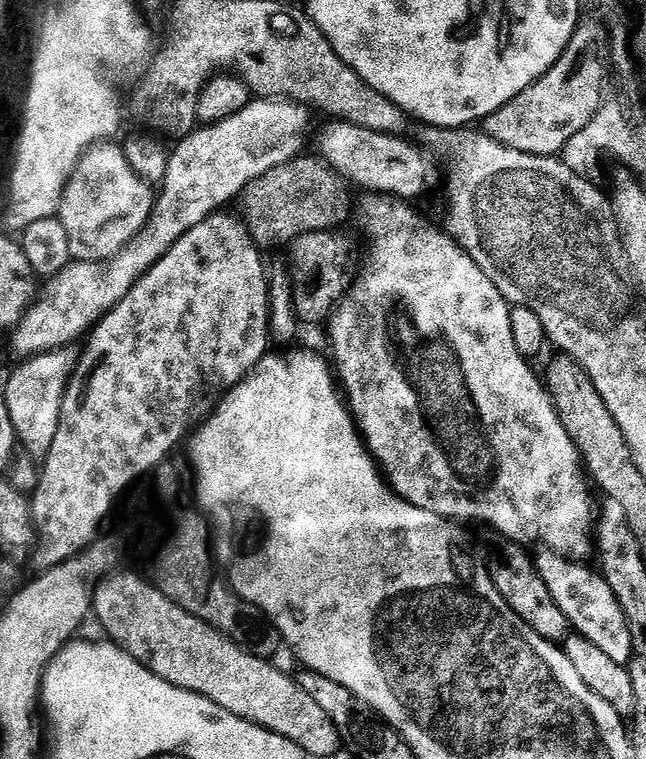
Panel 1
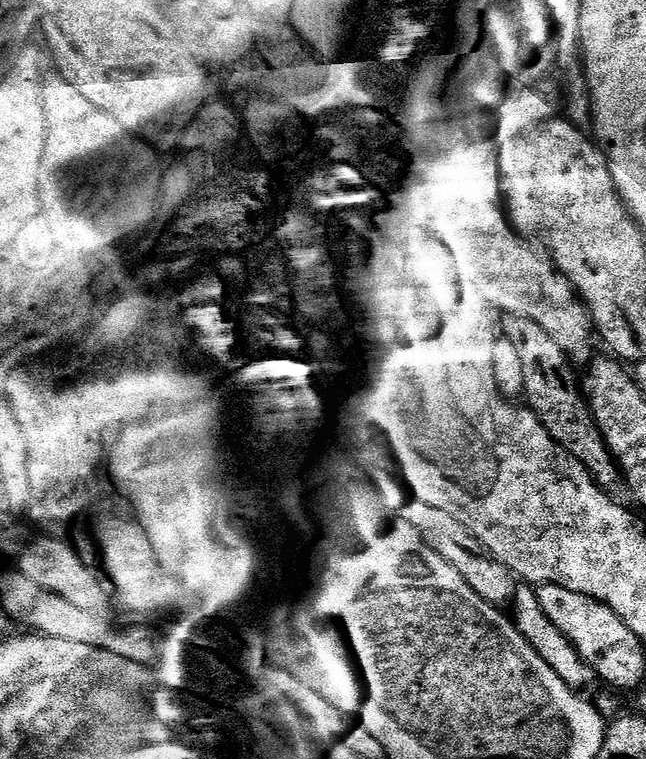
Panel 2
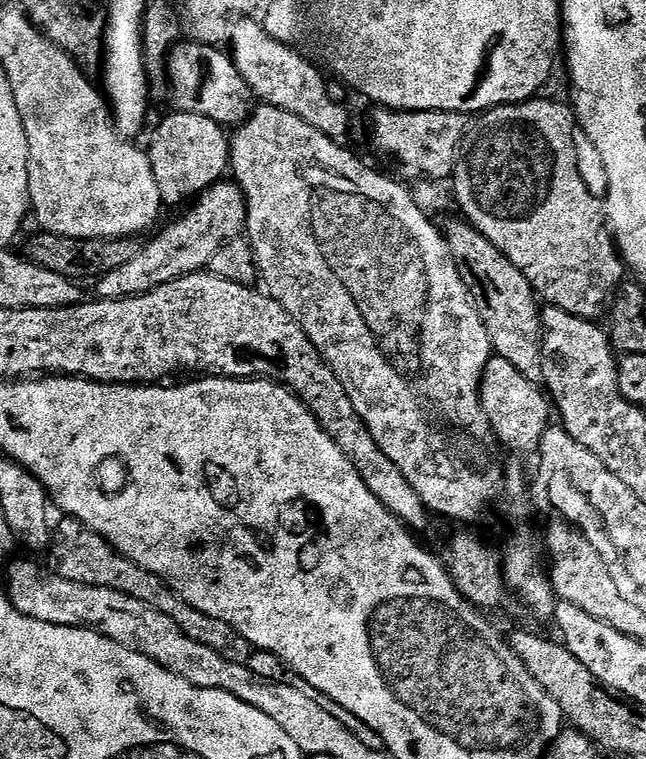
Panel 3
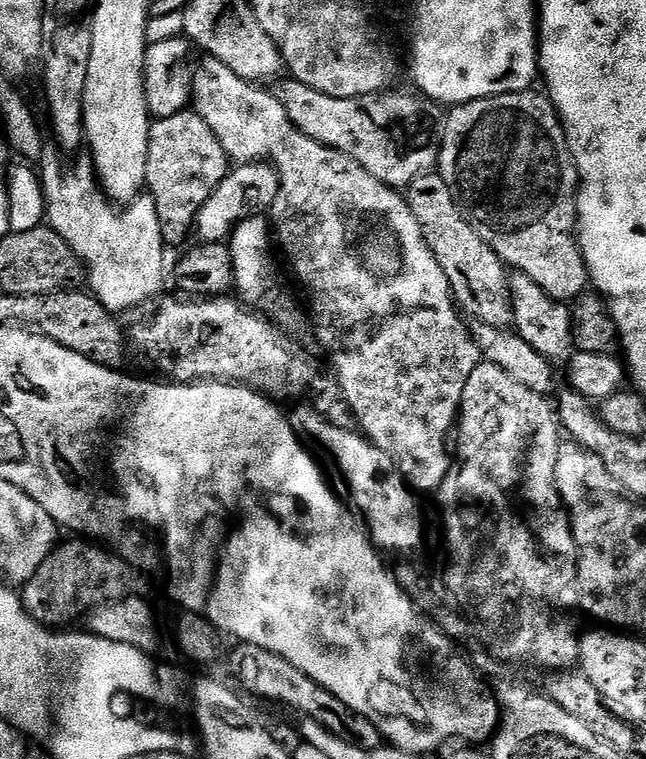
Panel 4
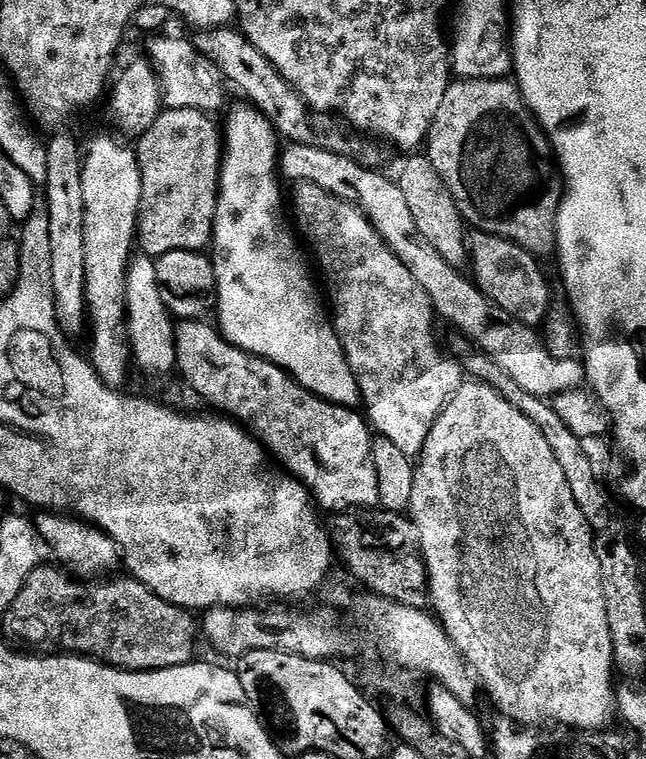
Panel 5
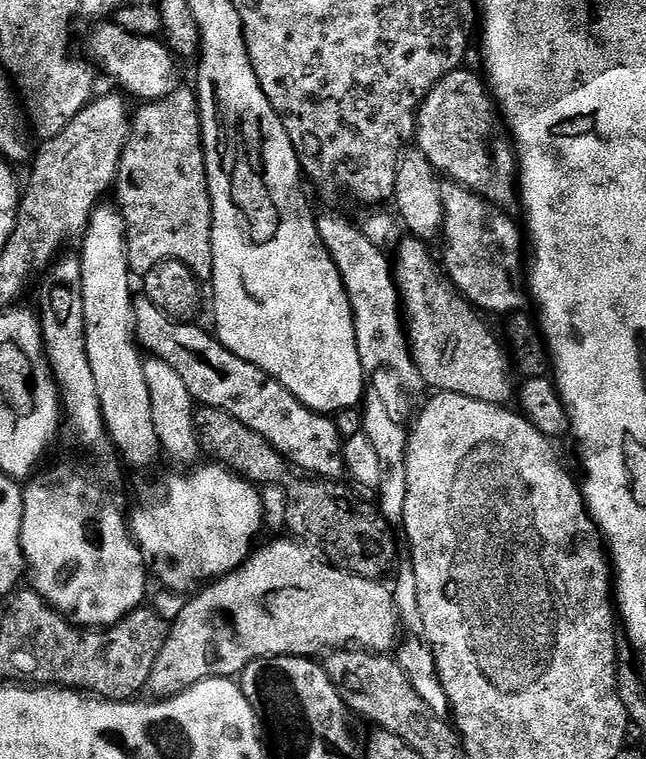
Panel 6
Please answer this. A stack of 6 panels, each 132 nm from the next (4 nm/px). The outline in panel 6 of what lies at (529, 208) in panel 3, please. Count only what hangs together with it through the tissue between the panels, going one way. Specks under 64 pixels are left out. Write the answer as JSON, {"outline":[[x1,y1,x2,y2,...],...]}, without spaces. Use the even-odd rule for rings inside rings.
{"outline":[[461,66,446,74,434,86,434,90,426,94,416,114,415,147,420,148,426,158,430,158,441,177,469,188,474,195,489,200,495,208,515,209,518,204,518,157,515,143,502,123,485,77,479,71,467,72,466,69,467,67]]}

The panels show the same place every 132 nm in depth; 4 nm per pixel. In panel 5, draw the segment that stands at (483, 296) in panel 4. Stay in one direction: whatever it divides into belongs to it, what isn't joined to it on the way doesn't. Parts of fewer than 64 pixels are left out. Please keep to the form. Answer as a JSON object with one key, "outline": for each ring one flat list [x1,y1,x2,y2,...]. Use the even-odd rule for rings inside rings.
{"outline":[[412,154,405,160,408,161,400,168,398,183,406,197,410,214,418,225,418,231,422,233,422,238,426,238,426,242,430,242,430,246,434,246,434,250,438,250,438,254,442,254,442,258,446,258,446,262,450,262,450,266,463,269,470,260,469,237,466,232,464,236,464,217,461,216,446,182,442,182,442,174,434,170,434,162,430,162,427,155]]}

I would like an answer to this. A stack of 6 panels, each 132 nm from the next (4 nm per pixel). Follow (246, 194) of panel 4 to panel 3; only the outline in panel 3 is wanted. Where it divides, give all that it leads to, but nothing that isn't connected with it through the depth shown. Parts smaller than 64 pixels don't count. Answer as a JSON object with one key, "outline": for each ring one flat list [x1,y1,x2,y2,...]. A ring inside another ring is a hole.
{"outline":[[214,184,200,193,192,206,181,220,164,229,152,242,150,240,138,258,134,258,134,262,126,262,126,266,118,266,118,270,110,270,110,274,101,276,95,285,95,295,102,300,128,299,144,295,184,275,203,272,222,250,222,246,226,246,229,240,239,240,245,235,248,226,248,198,239,184]]}

